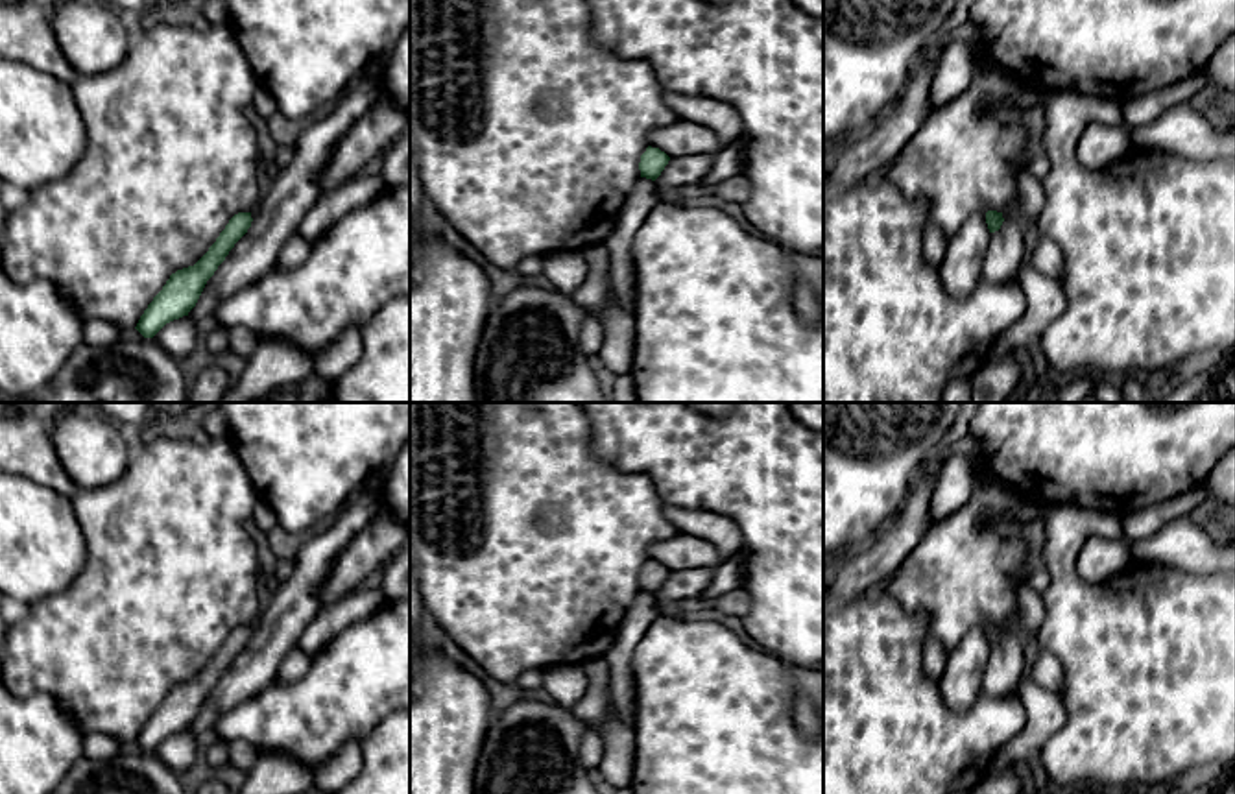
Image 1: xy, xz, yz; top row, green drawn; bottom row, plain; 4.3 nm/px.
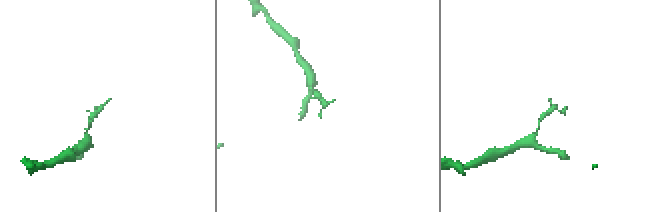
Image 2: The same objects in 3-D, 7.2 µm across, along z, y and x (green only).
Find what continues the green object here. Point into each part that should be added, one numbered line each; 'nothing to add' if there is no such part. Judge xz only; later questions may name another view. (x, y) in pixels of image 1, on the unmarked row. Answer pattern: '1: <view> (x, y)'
nothing to add

